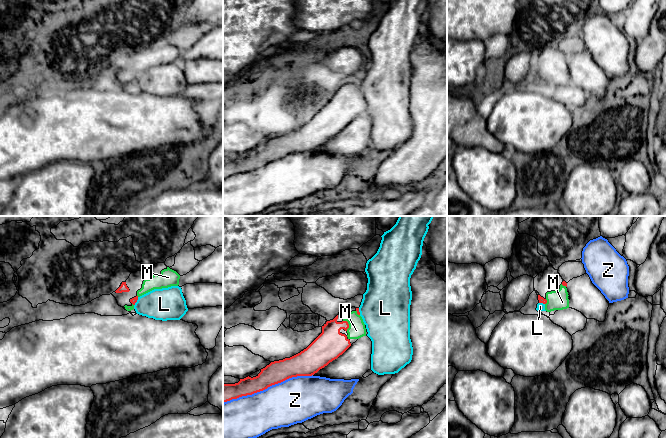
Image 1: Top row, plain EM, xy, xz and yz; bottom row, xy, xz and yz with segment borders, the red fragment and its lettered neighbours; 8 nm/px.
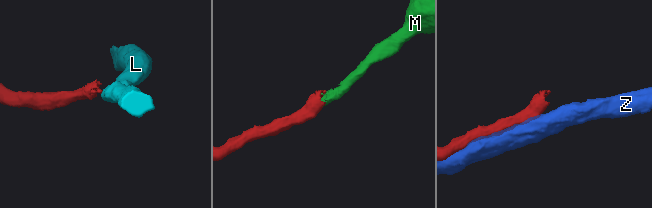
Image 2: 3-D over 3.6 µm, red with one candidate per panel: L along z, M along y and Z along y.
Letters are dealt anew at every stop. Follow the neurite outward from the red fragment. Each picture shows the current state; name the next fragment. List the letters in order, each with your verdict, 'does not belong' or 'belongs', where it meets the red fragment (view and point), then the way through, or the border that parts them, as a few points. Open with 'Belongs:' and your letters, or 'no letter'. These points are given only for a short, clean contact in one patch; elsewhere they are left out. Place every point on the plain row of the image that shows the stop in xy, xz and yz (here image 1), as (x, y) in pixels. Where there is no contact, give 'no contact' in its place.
Belongs: M
L: does not belong; meets red in xy at (136, 77); border along xy (138, 73), (134, 81)
M: belongs; meets red in xz at (348, 100); runs through xz (330, 120), (331, 110), (348, 100), (356, 106)
Z: does not belong; meets red in xz at (267, 163)

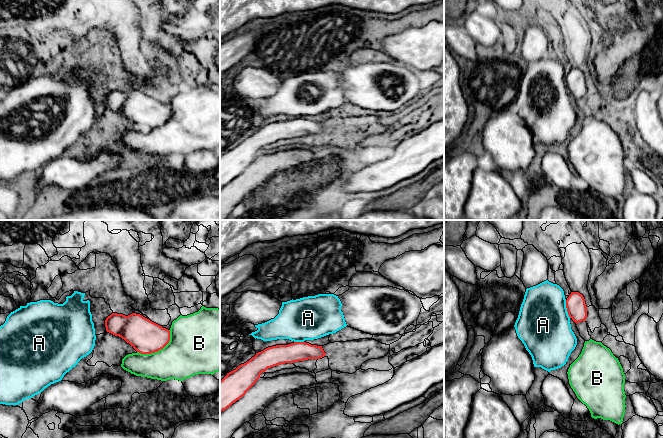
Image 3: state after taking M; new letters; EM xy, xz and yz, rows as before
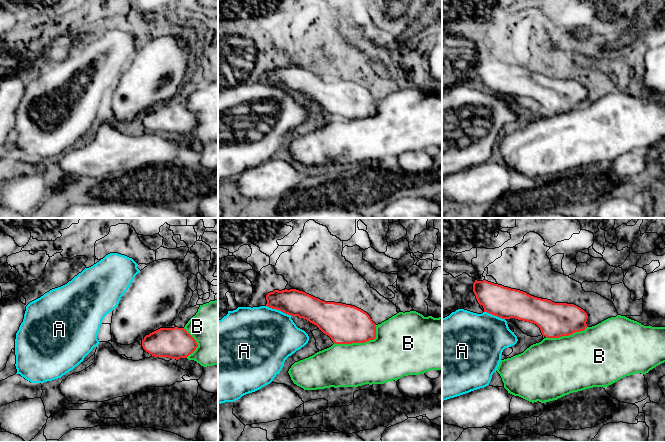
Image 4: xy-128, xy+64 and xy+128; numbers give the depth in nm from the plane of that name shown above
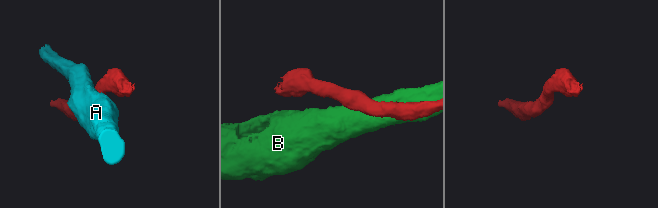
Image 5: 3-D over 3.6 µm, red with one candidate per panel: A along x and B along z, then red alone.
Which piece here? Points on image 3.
Belongs: no letter
A: does not belong; meets red in yz at (567, 85); border along yz (565, 76), (567, 90), (570, 93)
B: does not belong; meets red in xy at (158, 126)

